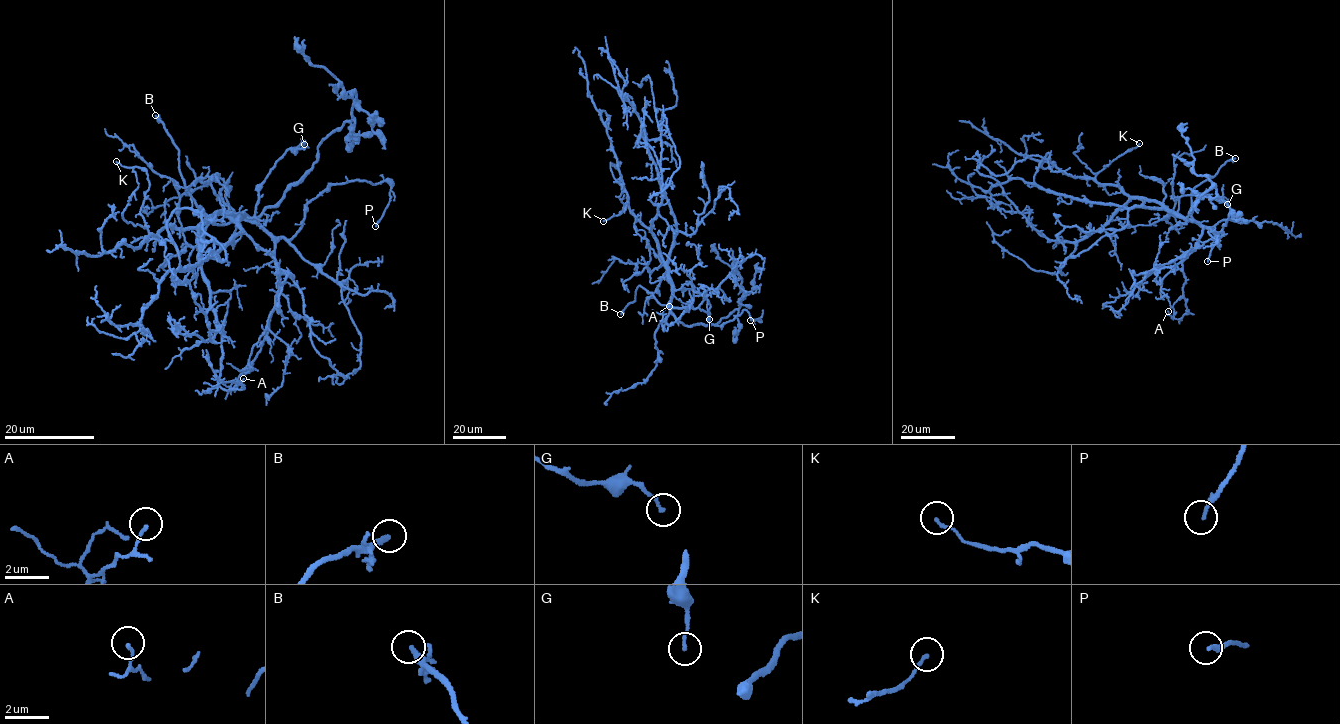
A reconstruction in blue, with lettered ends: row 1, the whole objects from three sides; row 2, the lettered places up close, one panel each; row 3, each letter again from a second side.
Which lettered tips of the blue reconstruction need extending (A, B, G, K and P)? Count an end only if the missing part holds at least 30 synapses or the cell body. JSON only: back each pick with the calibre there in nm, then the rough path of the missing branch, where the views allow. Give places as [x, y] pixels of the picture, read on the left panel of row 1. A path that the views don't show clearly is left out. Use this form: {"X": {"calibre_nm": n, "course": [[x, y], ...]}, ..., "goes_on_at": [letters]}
{"B": {"calibre_nm": 240, "course": [[155, 115], [149, 103], [153, 83], [175, 52], [199, 47], [243, 60], [275, 39], [284, 3]]}, "goes_on_at": ["B"]}

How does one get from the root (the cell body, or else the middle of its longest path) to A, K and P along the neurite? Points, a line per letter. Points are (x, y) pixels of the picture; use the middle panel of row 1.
A: (668, 252), (670, 304), (686, 308), (693, 299), (688, 311), (669, 325), (663, 322), (661, 314), (669, 306)
K: (668, 252), (664, 261), (655, 235), (631, 211), (624, 191), (619, 197), (622, 212), (603, 221)
P: (668, 252), (672, 307), (699, 308), (716, 325), (744, 309), (760, 320), (750, 320)

